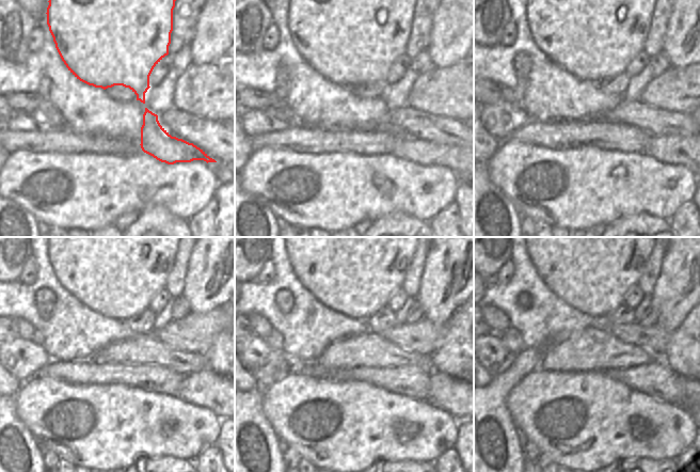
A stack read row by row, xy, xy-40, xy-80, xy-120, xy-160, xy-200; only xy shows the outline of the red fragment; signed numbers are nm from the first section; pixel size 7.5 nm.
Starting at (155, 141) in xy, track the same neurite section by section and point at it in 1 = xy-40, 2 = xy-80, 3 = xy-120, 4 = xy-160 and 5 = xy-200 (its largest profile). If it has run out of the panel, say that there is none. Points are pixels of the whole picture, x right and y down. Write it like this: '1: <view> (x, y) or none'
1: xy-40 (408, 147)
2: xy-80 (689, 151)
3: xy-120 (206, 389)
4: xy-160 (447, 393)
5: xy-200 (690, 387)

